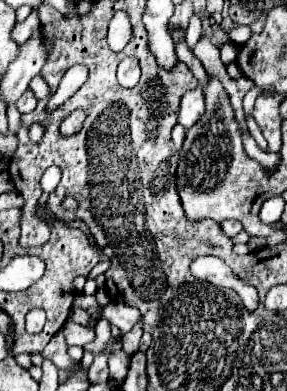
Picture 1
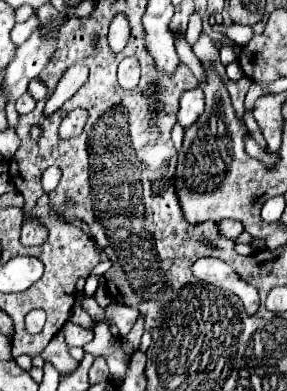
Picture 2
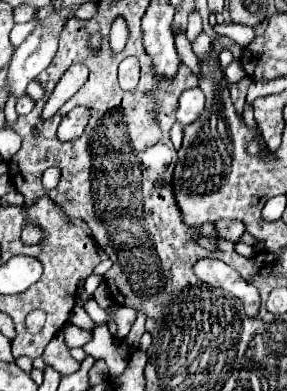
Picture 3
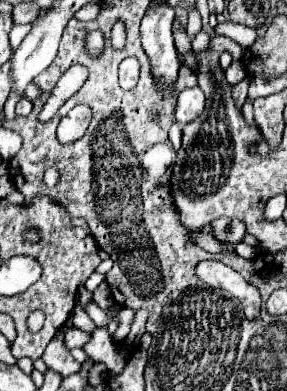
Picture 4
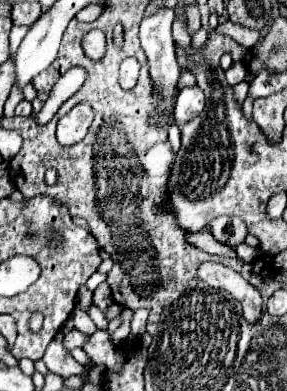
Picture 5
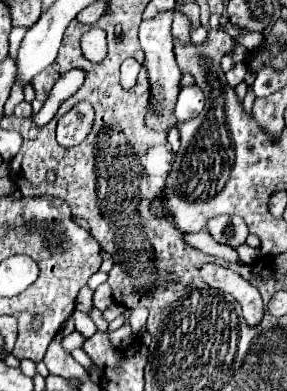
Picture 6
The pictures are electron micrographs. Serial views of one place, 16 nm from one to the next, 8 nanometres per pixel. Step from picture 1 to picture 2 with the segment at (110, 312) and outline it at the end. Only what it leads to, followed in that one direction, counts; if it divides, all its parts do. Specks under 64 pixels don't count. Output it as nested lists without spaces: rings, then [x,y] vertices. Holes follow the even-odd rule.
[[[114,302],[114,304],[110,304],[106,308],[106,318],[108,318],[108,322],[112,322],[112,324],[118,326],[120,336],[124,336],[134,326],[134,322],[138,320],[138,316],[140,316],[140,312],[136,308],[126,306],[122,302]]]

